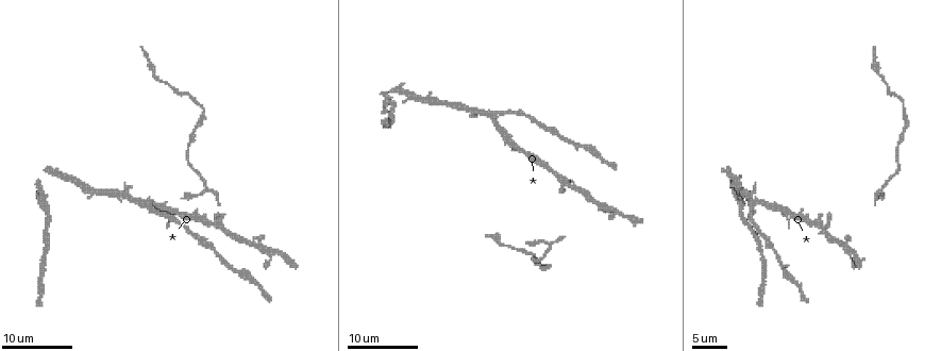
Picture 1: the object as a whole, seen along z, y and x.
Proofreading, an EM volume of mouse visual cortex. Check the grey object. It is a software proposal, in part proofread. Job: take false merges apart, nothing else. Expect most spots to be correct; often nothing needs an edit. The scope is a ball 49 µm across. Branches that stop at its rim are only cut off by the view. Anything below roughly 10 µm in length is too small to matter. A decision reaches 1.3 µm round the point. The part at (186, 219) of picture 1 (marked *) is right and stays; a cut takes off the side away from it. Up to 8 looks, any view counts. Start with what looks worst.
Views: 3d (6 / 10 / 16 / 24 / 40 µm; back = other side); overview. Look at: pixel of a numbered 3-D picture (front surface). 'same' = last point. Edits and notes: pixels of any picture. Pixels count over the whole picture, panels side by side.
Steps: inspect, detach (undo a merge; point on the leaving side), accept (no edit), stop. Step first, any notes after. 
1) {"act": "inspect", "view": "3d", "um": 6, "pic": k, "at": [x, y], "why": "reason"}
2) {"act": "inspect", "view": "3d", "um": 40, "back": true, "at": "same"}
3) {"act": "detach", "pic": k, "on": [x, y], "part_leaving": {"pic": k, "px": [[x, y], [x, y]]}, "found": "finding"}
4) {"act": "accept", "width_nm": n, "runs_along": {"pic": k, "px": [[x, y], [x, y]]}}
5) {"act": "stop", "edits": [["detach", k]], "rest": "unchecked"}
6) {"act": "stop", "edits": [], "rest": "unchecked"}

{"act": "inspect", "view": "3d", "um": 16, "pic": 1, "at": [566, 187], "why": "a fork"}

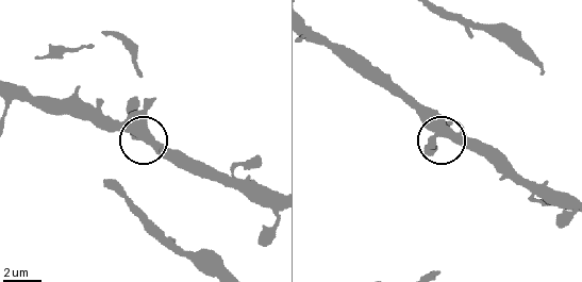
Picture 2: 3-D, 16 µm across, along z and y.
{"act": "inspect", "view": "3d", "um": 10, "pic": 2, "at": [438, 132]}

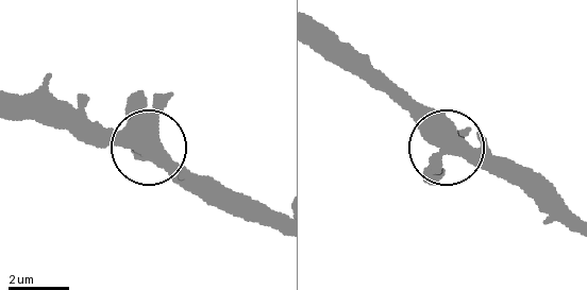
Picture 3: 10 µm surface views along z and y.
{"act": "accept", "runs_along": {"pic": 3, "px": [[317, 37], [363, 61], [438, 137], [497, 167]]}, "found": "all the same neuron"}

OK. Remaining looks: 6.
{"act": "inspect", "view": "3d", "um": 24, "pic": 1, "at": [756, 201]}

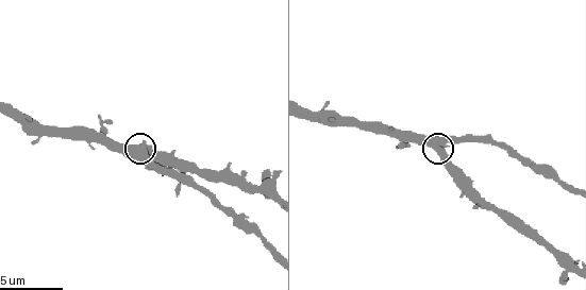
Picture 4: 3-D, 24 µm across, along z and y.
{"act": "inspect", "view": "3d", "um": 6, "pic": 4, "at": [441, 151]}

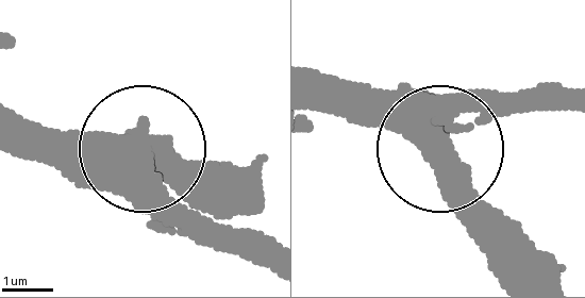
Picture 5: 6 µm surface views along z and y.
{"act": "accept", "width_nm": 550, "runs_along": {"pic": 5, "px": [[542, 271], [446, 144], [453, 118], [513, 97]]}, "found": "one neuron here"}

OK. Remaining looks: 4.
{"act": "inspect", "view": "3d", "um": 16, "pic": 1, "at": [879, 190], "why": "three arms meet"}

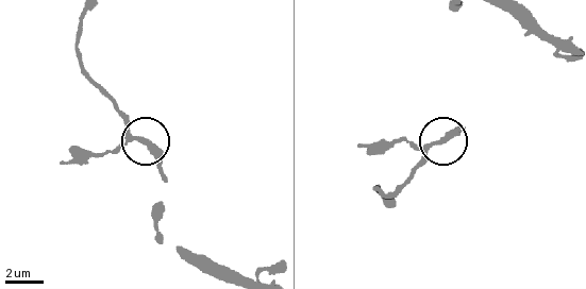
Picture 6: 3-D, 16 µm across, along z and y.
{"act": "inspect", "view": "3d", "um": 6, "pic": 6, "at": [139, 139]}

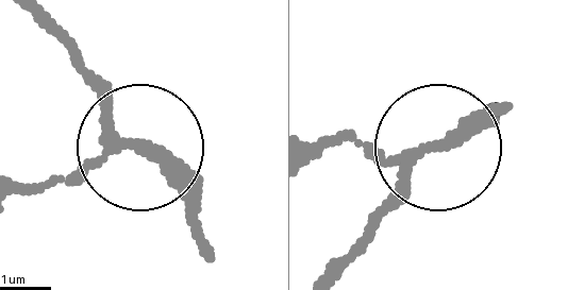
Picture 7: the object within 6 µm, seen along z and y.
{"act": "inspect", "view": "3d", "um": 6, "back": true, "pic": 7, "at": [434, 150]}

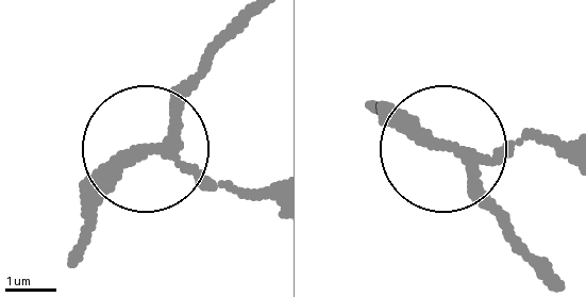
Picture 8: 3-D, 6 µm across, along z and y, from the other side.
{"act": "accept", "found": "one neuron here"}

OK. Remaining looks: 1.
{"act": "stop", "edits": [], "rest": "unchecked"}

